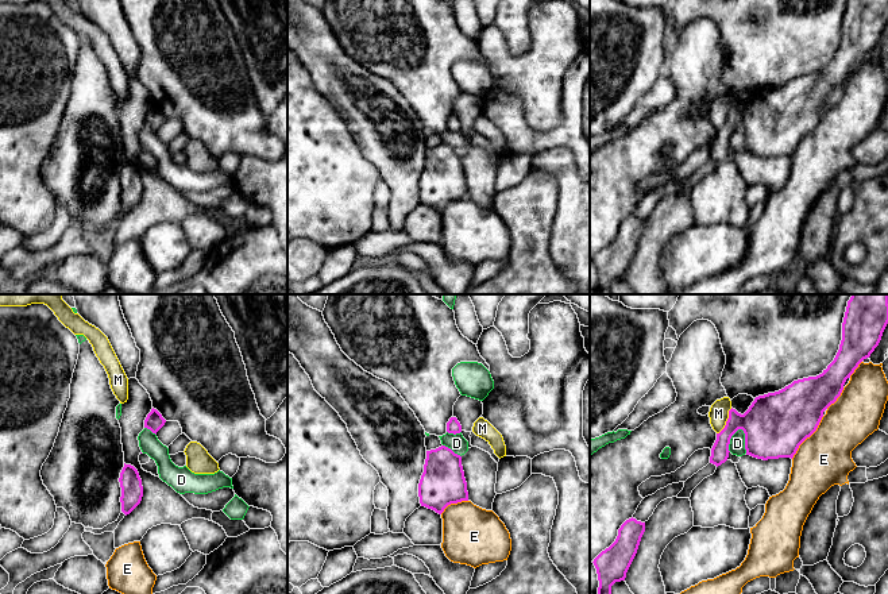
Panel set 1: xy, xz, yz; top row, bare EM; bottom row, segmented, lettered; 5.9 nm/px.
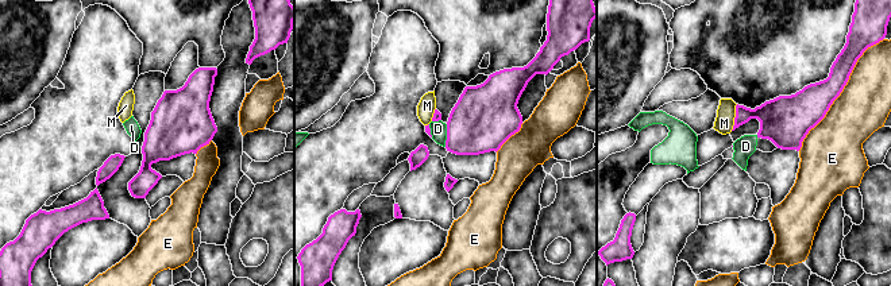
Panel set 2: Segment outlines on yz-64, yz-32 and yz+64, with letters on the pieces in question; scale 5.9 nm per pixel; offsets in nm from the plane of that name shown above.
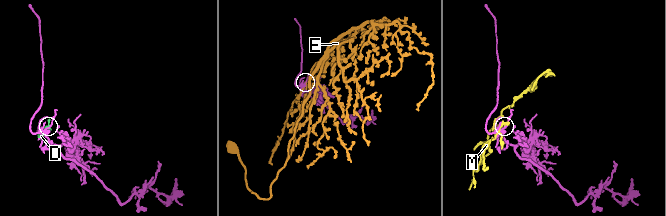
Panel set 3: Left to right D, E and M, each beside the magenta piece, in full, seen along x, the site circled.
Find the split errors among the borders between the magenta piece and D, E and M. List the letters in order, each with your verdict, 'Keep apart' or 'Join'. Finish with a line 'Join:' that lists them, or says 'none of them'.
D: Keep apart
E: Keep apart
M: Keep apart
Join: none of them

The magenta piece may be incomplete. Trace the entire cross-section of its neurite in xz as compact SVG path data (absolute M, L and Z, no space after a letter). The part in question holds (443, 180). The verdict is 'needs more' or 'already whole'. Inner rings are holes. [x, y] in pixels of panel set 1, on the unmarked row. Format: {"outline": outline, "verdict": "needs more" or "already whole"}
{"outline": "M445 143L426 148L418 194L421 204L439 212L451 201L468 198L462 154Z", "verdict": "already whole"}

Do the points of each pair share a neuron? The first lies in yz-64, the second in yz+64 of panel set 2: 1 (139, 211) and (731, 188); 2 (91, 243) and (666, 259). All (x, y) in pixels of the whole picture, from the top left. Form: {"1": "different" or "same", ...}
{"1": "same", "2": "different"}

